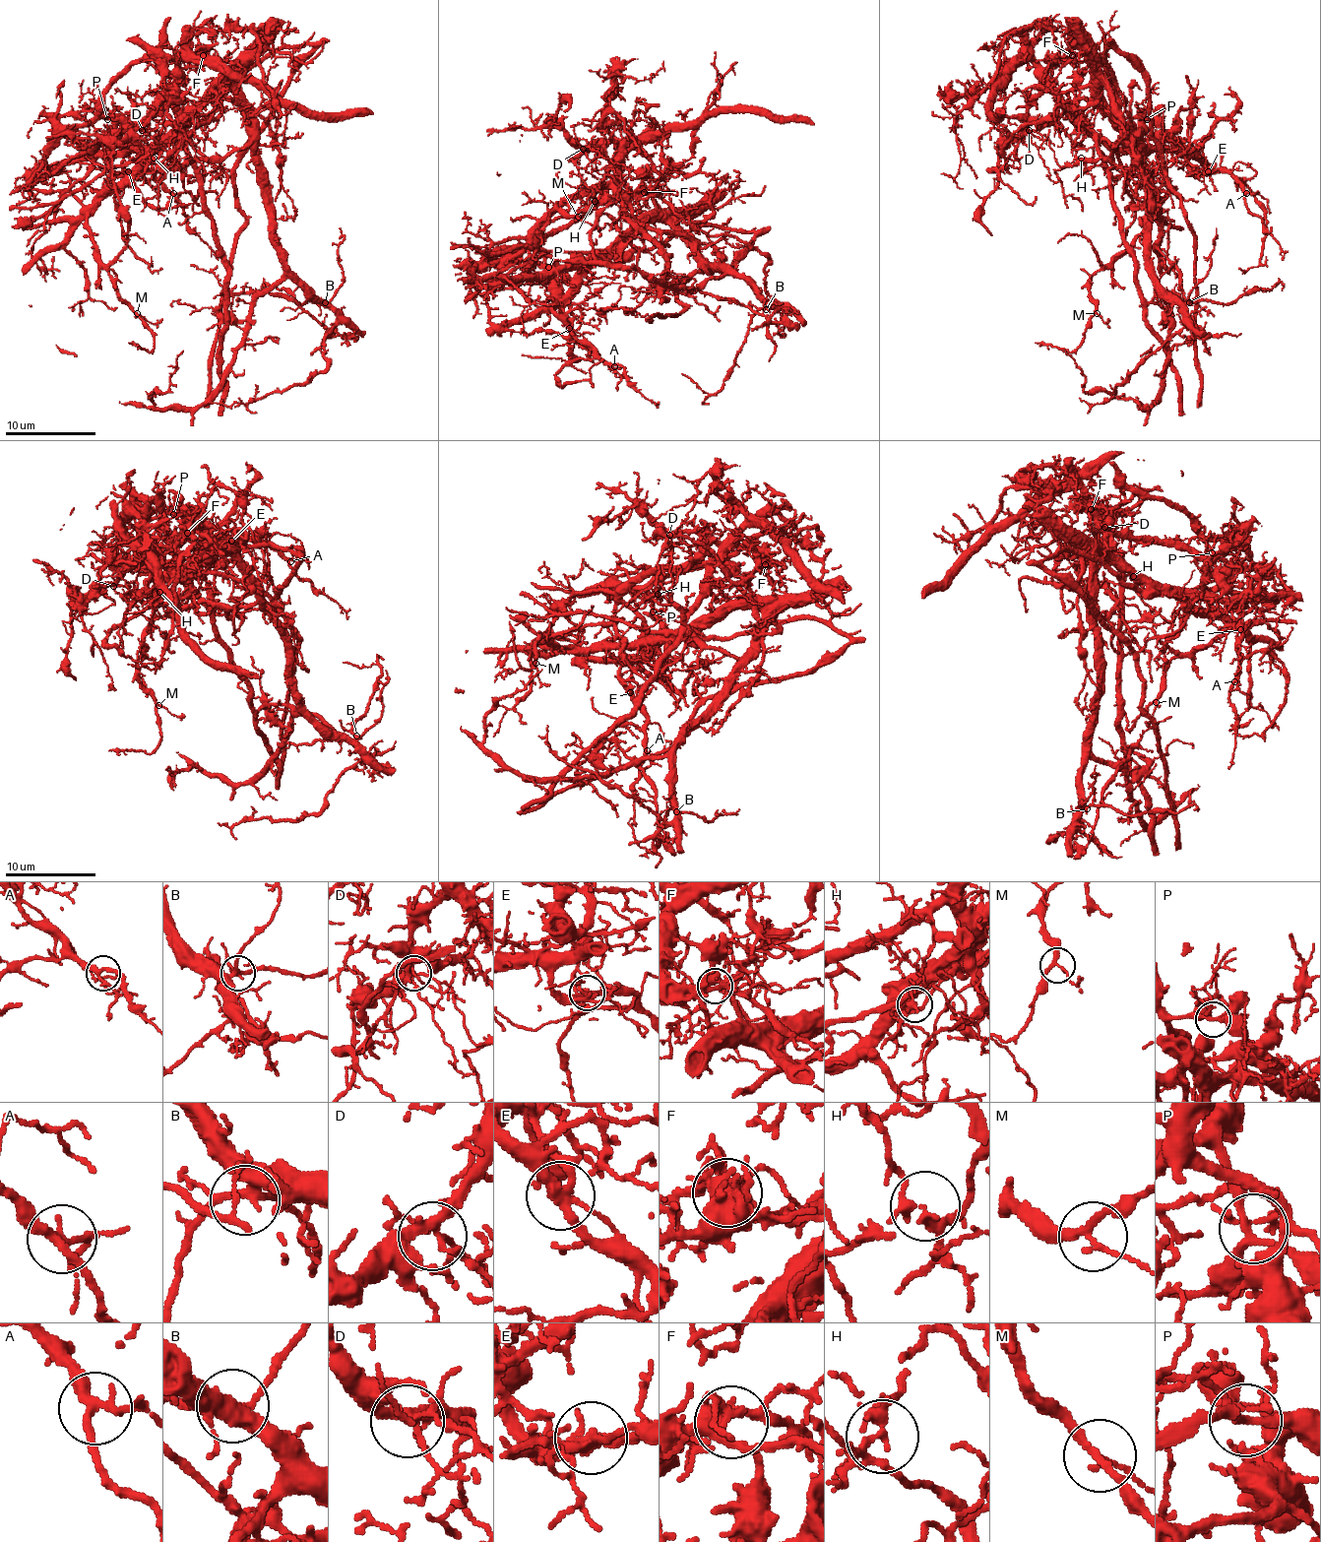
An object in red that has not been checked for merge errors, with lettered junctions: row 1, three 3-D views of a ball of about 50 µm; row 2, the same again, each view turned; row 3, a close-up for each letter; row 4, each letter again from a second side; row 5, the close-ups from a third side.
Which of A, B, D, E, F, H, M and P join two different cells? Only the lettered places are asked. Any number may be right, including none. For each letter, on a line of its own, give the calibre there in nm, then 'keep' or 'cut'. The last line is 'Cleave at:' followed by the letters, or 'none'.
A: calibre 240 nm; keep
B: calibre 320 nm; keep
D: calibre 280 nm; keep
E: calibre 320 nm; cut
F: calibre 360 nm; keep
H: calibre 220 nm; cut
M: calibre 180 nm; keep
P: calibre 240 nm; keep
Cleave at: E, H

